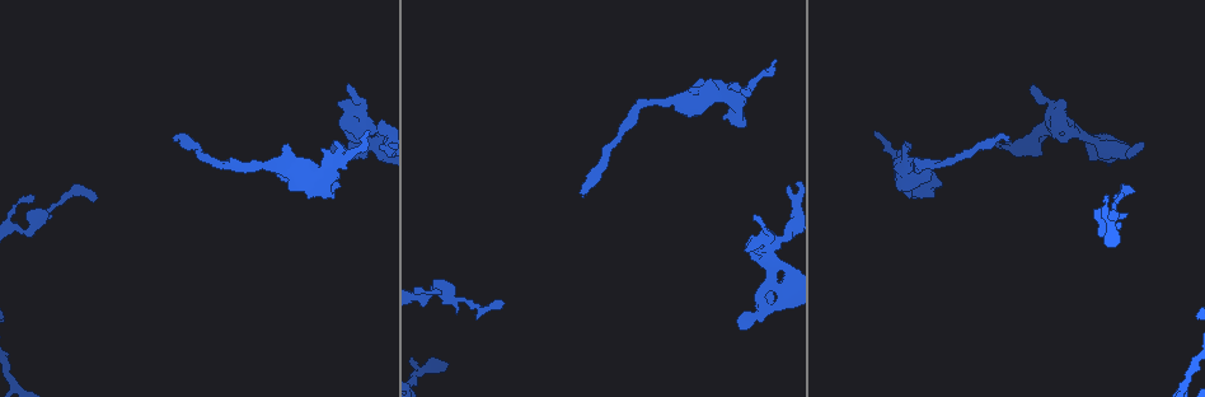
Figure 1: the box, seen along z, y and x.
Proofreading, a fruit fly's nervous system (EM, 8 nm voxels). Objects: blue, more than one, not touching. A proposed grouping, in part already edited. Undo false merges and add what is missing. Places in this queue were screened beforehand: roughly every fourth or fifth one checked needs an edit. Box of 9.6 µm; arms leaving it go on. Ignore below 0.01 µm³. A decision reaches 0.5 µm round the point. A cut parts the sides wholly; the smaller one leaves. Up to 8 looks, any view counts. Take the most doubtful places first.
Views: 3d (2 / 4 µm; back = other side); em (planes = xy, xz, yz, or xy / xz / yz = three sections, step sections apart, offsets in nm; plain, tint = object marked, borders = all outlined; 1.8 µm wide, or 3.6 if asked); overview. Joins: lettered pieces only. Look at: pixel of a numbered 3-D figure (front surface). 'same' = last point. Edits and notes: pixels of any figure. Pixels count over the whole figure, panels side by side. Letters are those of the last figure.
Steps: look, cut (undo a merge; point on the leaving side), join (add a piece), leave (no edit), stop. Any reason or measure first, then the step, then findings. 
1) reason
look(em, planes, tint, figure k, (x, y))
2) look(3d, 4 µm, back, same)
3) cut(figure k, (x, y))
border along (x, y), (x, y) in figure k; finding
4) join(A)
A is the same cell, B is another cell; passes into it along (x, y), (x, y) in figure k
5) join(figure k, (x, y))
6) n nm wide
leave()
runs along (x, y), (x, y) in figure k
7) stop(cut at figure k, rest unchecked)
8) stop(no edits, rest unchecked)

thick turns thin
look(em, planes, borders, figure 1, (464, 298))

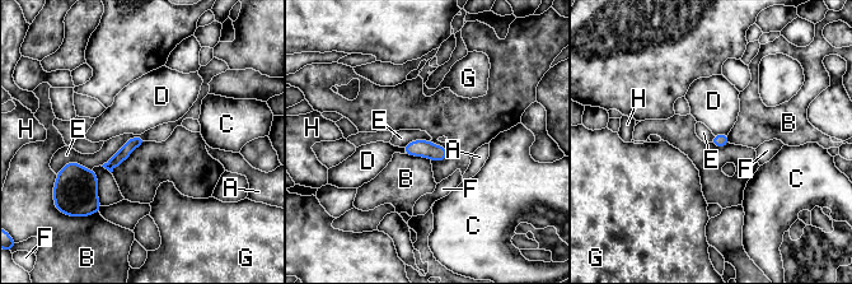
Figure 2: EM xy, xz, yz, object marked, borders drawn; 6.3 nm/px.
leave()
A, B, C, D, E, F, G and H are other cells; runs along (140, 140), (135, 142), (108, 166) in figure 2; continuous, no second cell

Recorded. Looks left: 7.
stops while still wide
look(em, xz, step 16, borders, figure 1, (731, 86))

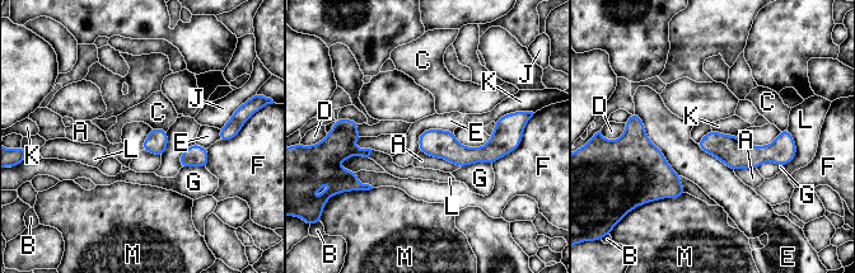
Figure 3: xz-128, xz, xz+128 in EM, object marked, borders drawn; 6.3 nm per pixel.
leave()
A, B, C, D, E, F, G, J, K, L and M are other cells; border along (635, 112), (648, 139), (681, 175) in figure 3; none of them fits

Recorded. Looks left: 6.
looks like a crossing
look(em, planes, plain, figure 1, (365, 125))

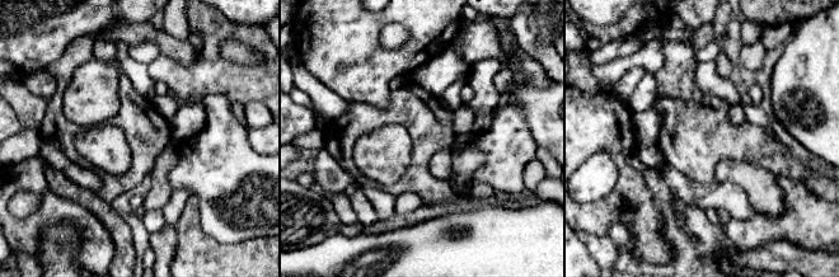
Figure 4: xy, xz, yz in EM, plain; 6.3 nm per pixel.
see the neighbours
look(em, planes, borders, same)

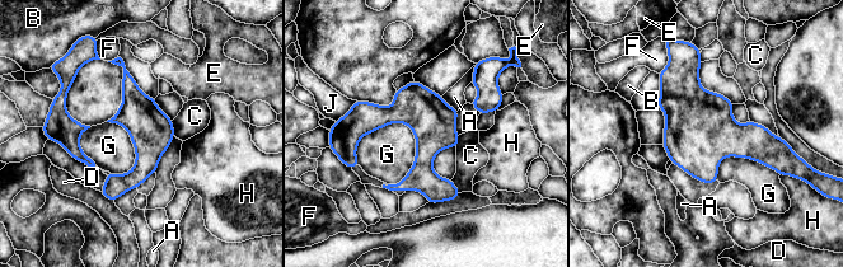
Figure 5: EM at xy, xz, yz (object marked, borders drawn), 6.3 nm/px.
280 nm wide
leave()
A, B, C, D, E, F, G, H and J are other cells; border along (398, 121), (415, 162), (394, 184) in figure 5; continuous, no second cell

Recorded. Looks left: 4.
stop(no edits, rest unchecked)

